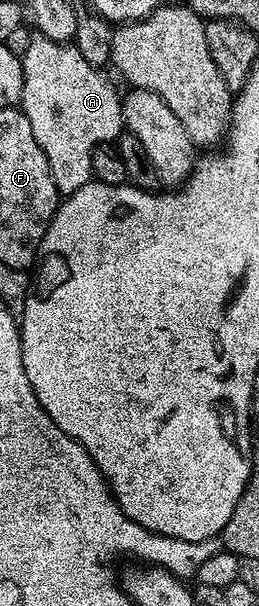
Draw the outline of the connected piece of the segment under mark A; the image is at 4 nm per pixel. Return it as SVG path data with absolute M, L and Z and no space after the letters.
M40 35L31 39L31 47L21 58L23 67L23 95L19 106L31 123L35 143L43 147L55 179L58 194L79 191L94 180L93 152L116 142L125 129L121 110L122 94L104 77L96 65L87 63L79 55L77 46L64 41L52 41Z

